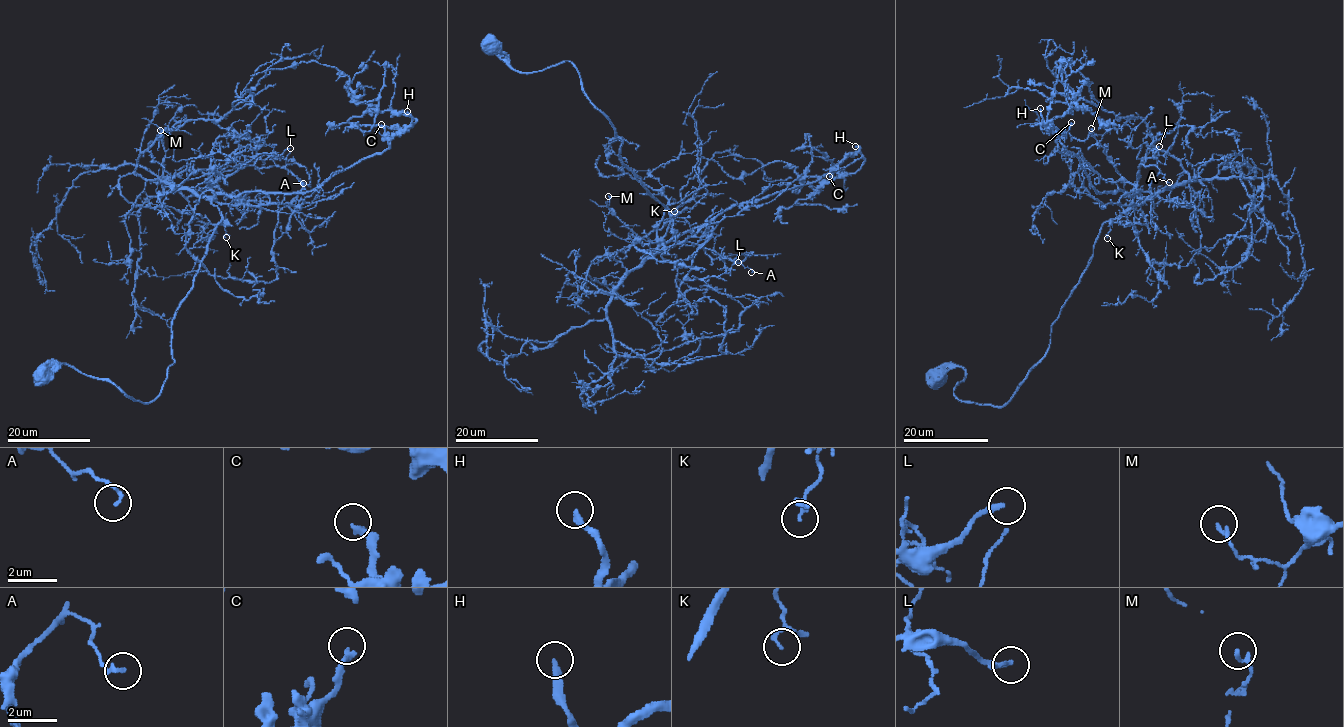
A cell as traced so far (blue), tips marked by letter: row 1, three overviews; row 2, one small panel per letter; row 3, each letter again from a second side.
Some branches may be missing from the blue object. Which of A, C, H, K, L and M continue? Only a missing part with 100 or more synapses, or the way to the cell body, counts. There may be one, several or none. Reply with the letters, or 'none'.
H

